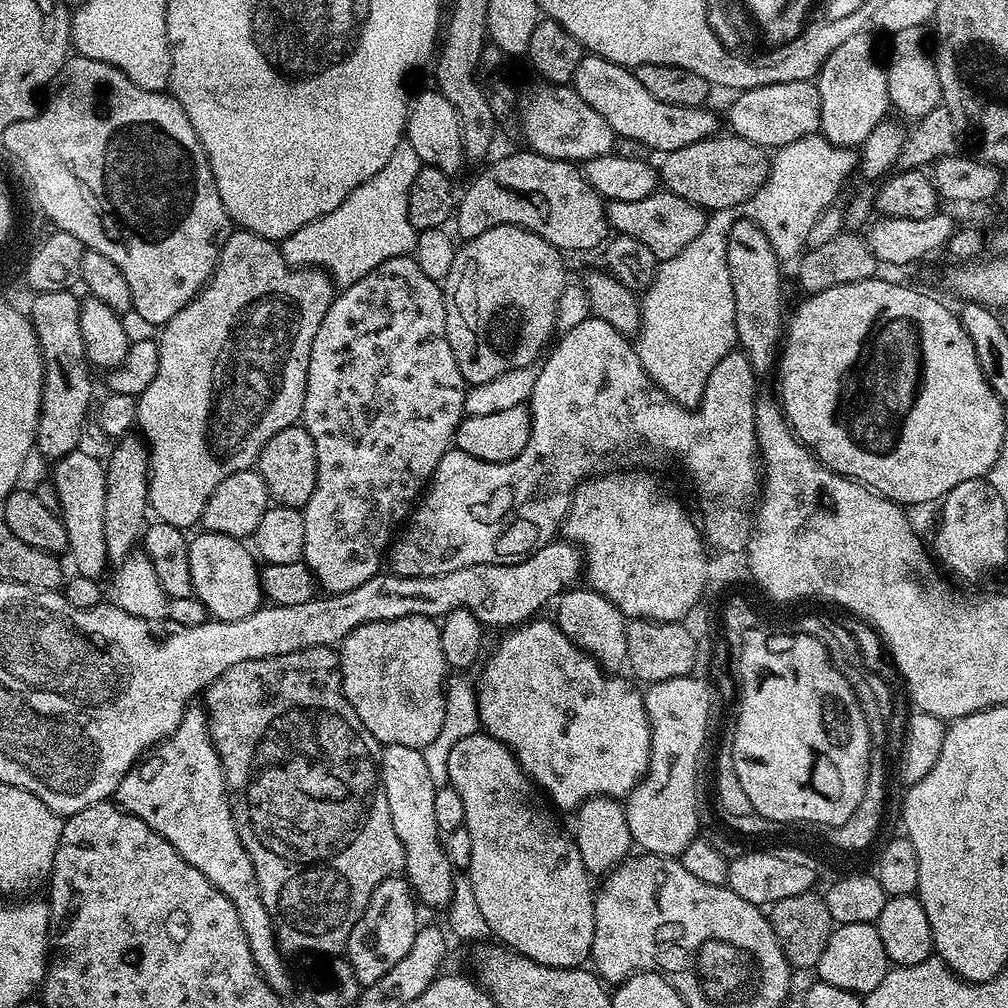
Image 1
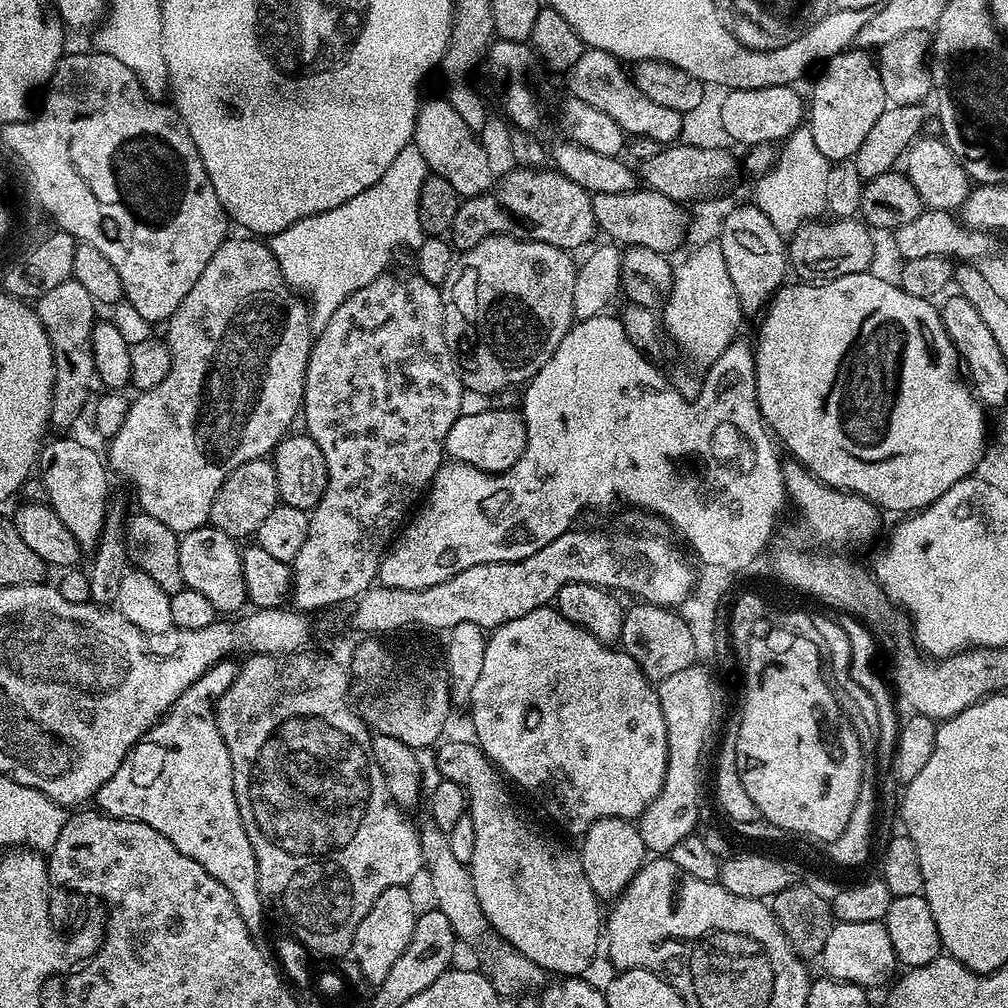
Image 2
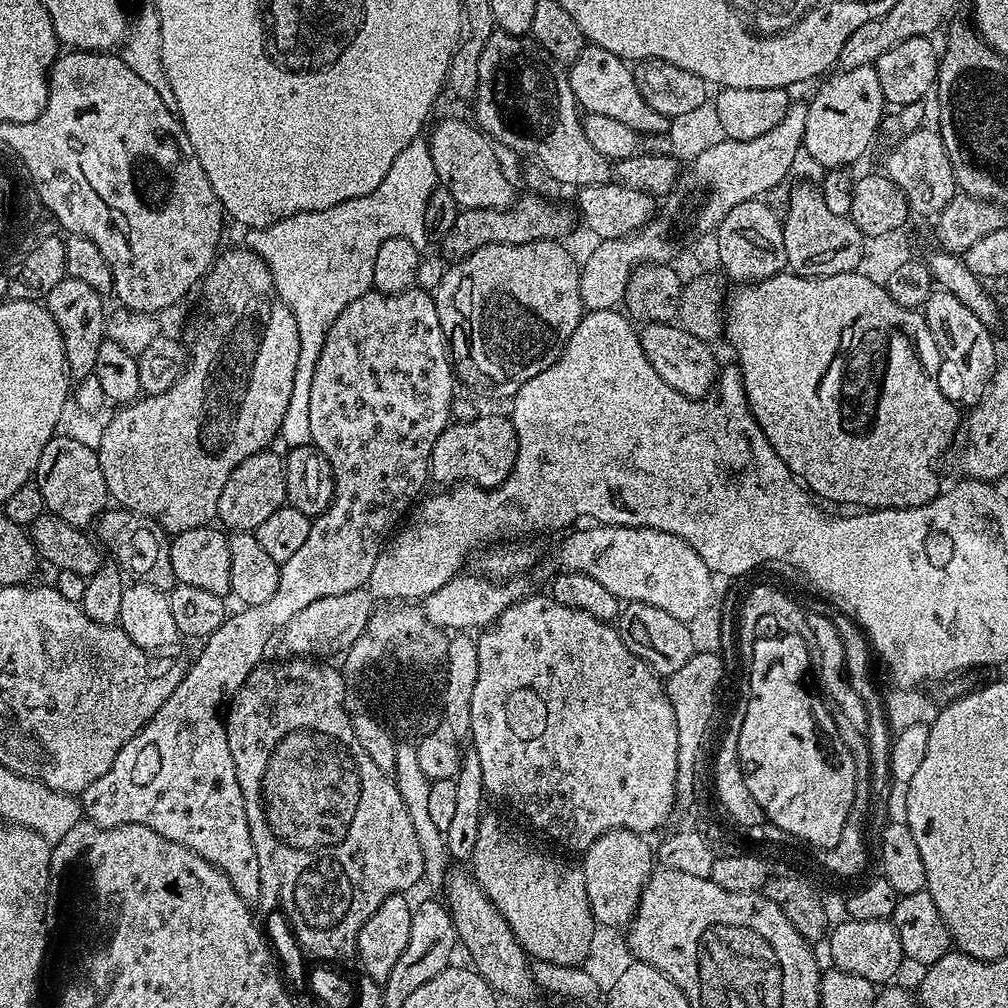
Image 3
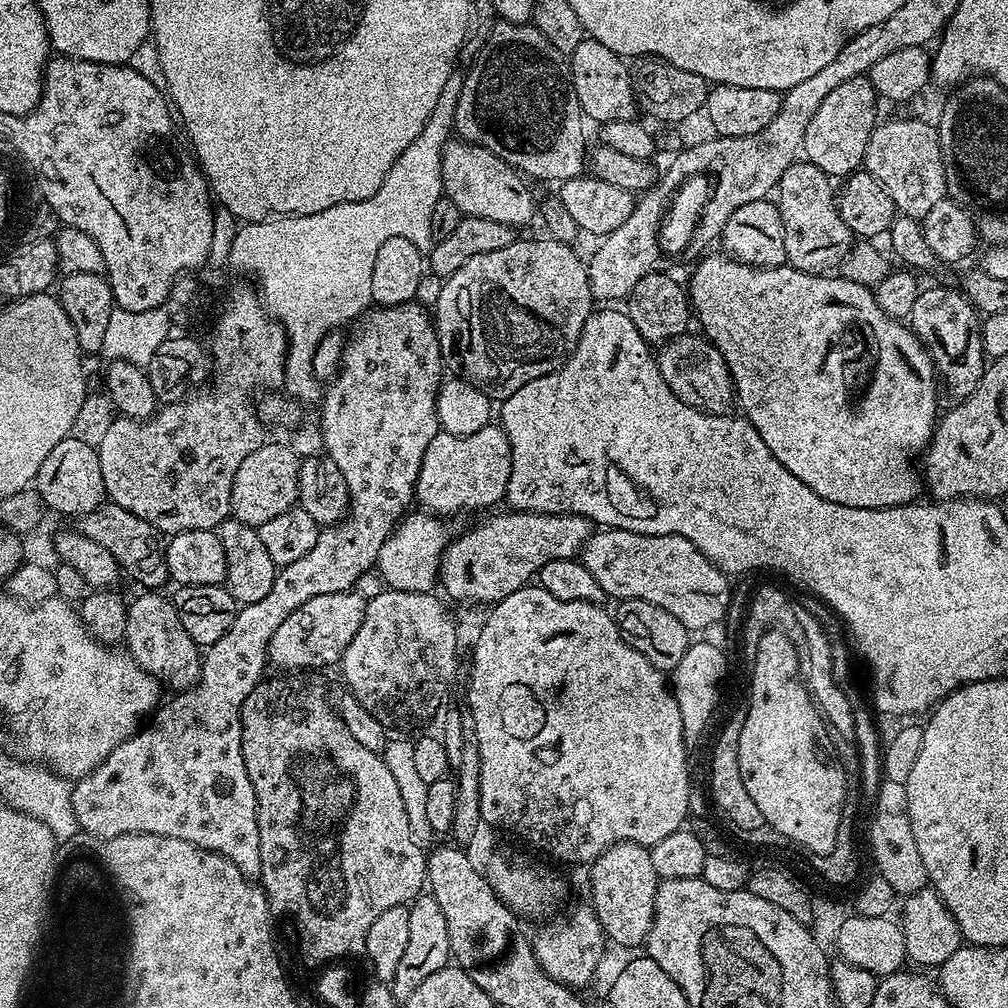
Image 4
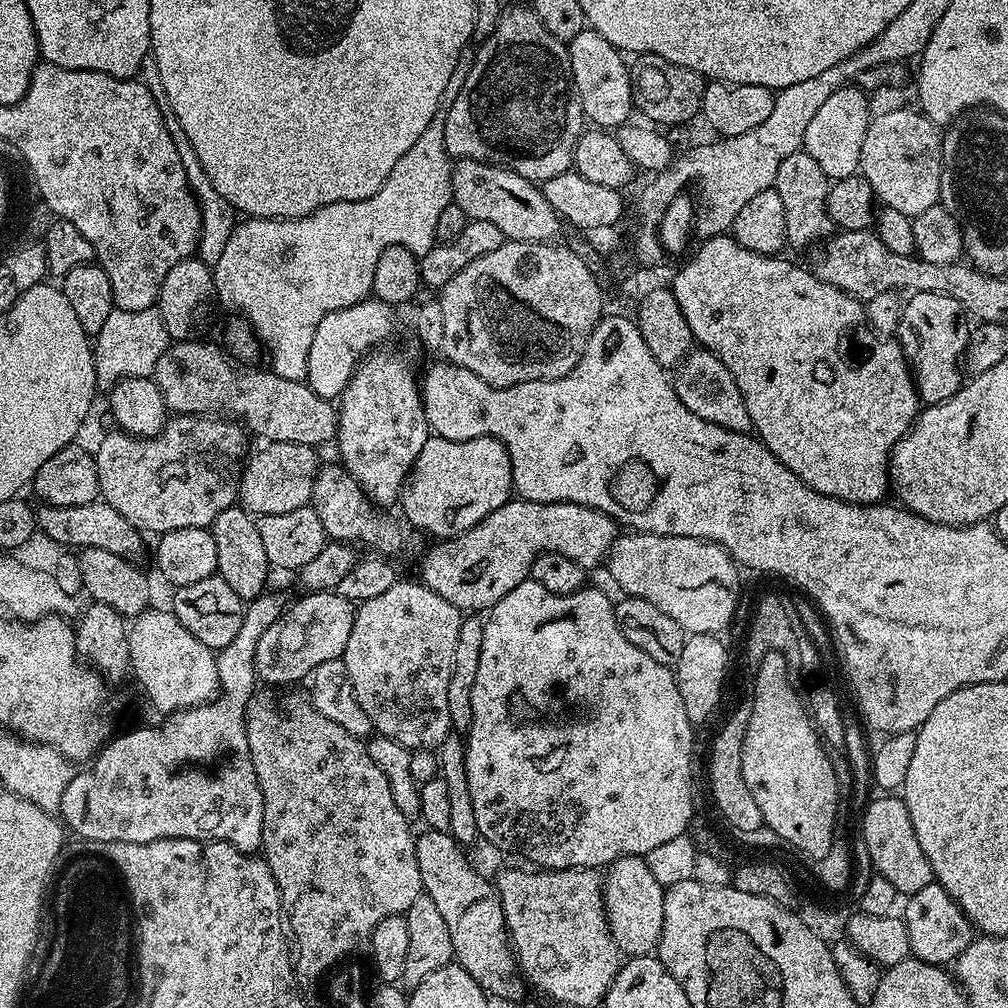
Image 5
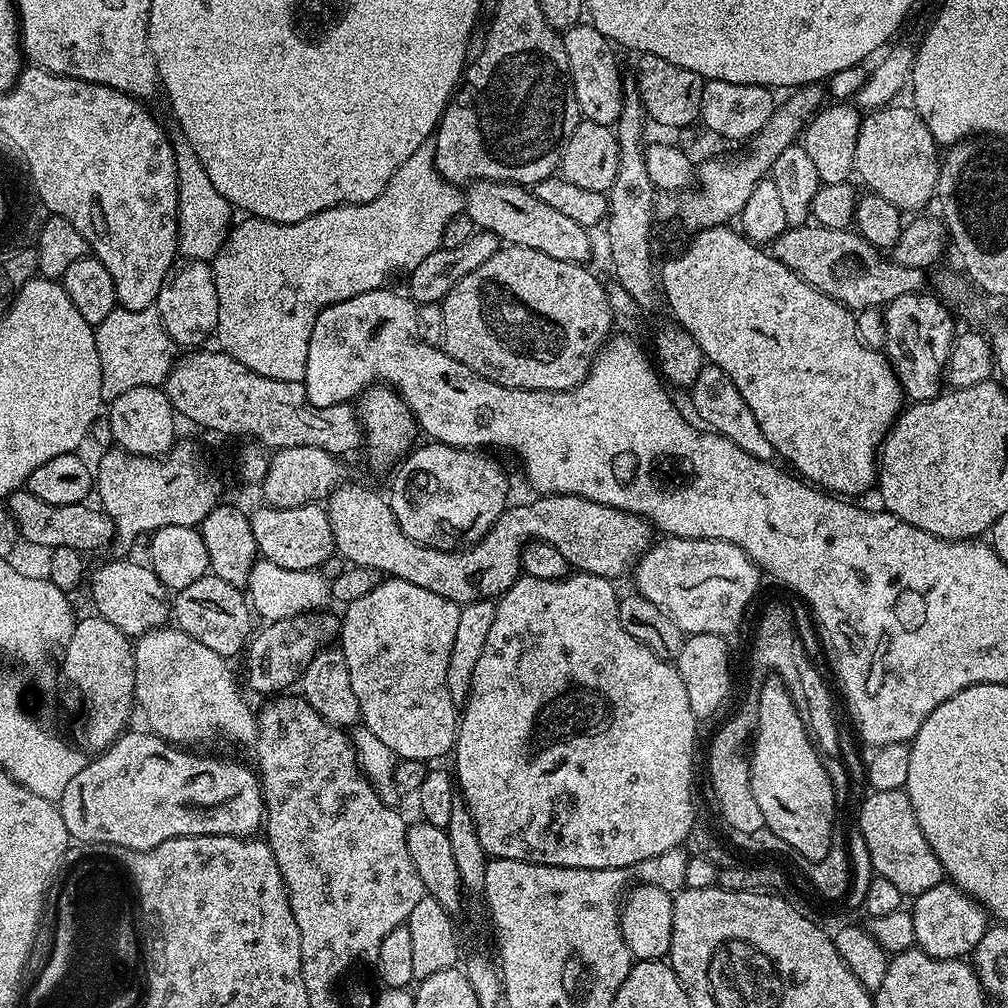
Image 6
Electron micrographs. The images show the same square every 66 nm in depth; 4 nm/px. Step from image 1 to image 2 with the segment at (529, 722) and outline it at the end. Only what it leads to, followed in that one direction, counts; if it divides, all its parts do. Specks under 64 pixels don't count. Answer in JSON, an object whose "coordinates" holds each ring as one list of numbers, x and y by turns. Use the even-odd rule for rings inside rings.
{"coordinates":[[547,606,531,610,520,618,514,618,502,626,491,629,485,642,482,674,474,685,471,710,472,728,476,731,475,743,480,745,480,749,488,755,488,759,517,789,525,788,530,795,537,796,544,803,545,810,562,827,569,828,576,834,582,834,598,818,617,816,623,820,635,821,650,806,658,790,662,790,668,761,668,731,653,681,644,675,638,662,634,662,630,654,626,654,619,647,604,644,598,638,594,638,594,634,567,620,555,607]]}

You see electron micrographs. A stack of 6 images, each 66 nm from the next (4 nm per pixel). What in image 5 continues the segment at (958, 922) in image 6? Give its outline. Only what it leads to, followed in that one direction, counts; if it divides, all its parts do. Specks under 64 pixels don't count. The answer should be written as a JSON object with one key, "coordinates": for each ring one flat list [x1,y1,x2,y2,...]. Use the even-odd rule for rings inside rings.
{"coordinates":[[935,882,930,886,922,886,922,890,903,901,902,919,906,926,906,934,910,938,910,953,922,962,951,965,974,939,972,923,960,909,958,902,954,902,954,898,946,894,944,887]]}

